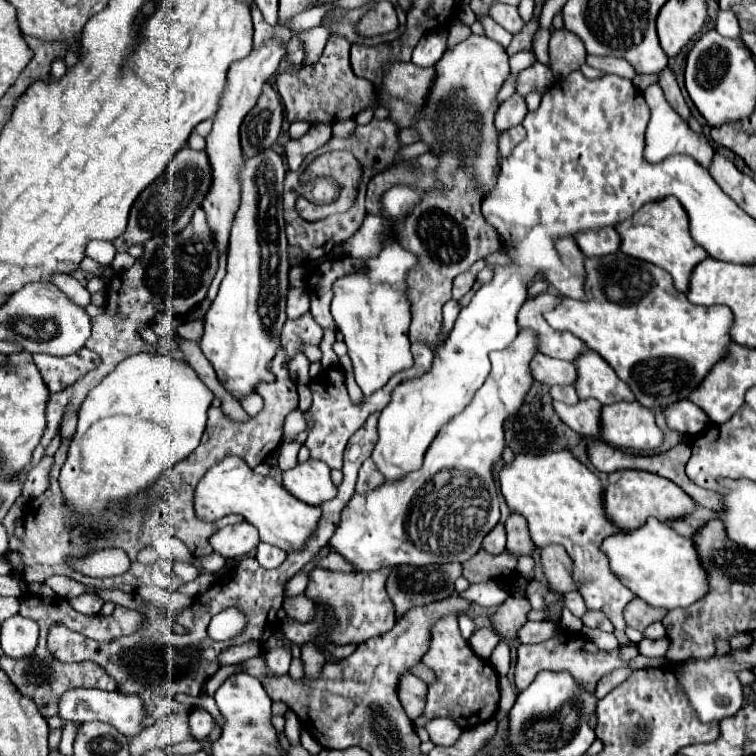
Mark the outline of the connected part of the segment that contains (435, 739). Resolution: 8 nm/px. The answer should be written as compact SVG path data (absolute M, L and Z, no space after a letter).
M436 718L426 723L426 731L434 745L454 745L462 735L462 729L448 718Z

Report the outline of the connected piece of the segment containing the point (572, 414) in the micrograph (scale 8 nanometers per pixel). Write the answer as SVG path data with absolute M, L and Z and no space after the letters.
M594 399L578 401L578 405L564 405L554 401L554 411L558 417L582 437L598 437L600 433L600 409L602 405Z

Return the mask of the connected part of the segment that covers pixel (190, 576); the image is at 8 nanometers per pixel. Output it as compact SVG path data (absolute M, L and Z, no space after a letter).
M174 563L174 573L176 573L184 583L194 581L194 579L200 575L200 571L198 571L194 565L188 565L188 563Z

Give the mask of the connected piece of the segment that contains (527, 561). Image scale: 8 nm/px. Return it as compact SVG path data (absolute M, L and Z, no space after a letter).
M532 555L528 557L520 557L518 559L518 573L524 577L524 579L532 579L532 567L534 567L534 561L532 561Z

